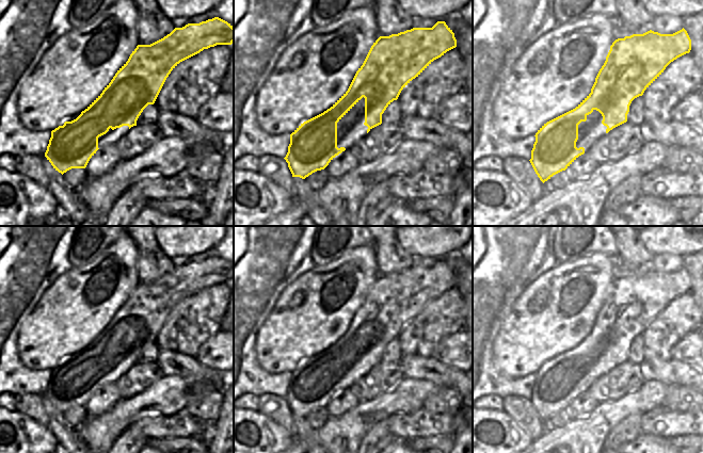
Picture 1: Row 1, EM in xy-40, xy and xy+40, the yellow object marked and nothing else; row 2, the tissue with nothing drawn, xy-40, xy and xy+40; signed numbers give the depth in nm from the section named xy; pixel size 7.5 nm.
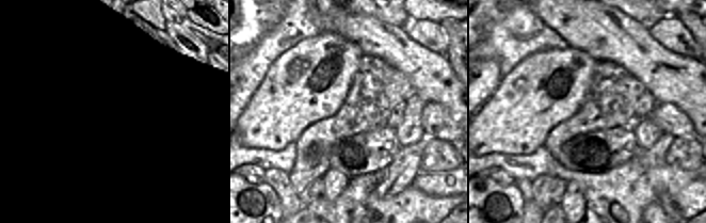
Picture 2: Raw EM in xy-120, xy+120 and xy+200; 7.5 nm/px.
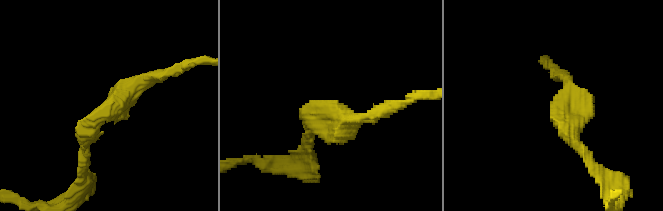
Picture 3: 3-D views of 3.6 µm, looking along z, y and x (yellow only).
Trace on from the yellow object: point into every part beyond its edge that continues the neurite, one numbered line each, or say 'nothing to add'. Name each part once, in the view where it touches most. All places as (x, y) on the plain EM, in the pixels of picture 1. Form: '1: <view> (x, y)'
nothing to add

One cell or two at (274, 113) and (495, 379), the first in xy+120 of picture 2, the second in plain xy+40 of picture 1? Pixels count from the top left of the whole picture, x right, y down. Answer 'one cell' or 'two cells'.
two cells

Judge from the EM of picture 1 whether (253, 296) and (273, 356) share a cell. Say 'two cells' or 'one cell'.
two cells

